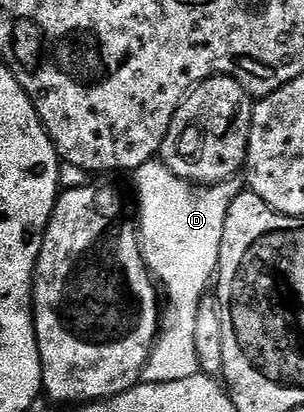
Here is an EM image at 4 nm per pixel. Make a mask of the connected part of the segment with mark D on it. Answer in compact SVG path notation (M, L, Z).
M152 159L140 169L134 170L135 185L139 188L139 217L137 216L137 232L139 234L139 248L143 251L143 258L147 270L161 286L165 294L165 312L161 317L159 336L155 338L155 345L147 356L141 374L146 384L177 383L177 379L189 379L200 372L197 359L197 311L205 294L207 284L212 284L219 268L219 252L221 251L221 235L225 227L225 215L229 211L229 203L241 192L238 180L222 181L219 185L200 187L189 181L183 181L169 171L162 160Z

